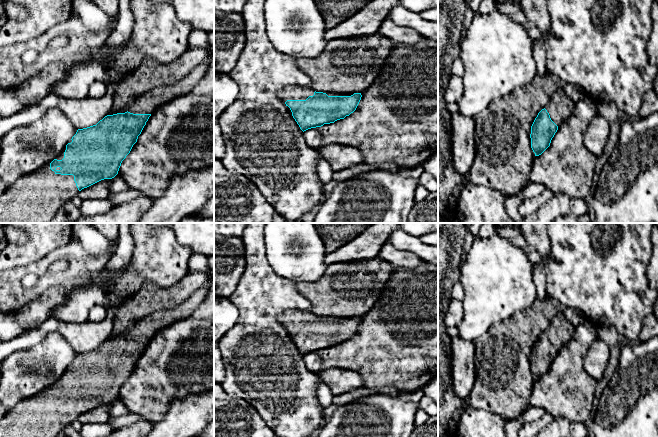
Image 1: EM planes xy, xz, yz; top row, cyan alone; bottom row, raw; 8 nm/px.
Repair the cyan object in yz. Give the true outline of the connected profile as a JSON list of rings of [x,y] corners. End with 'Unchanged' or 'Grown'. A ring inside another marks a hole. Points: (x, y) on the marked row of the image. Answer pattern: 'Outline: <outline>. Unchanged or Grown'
Outline: [[[563,88],[550,96],[547,106],[542,109],[531,126],[531,148],[535,156],[541,155],[551,143],[558,127],[569,118],[575,106]]]. Grown

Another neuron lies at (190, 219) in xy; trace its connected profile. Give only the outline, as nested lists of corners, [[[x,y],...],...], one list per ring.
[[[188,216],[183,218],[179,223],[214,223],[214,218],[202,218],[199,216]]]

